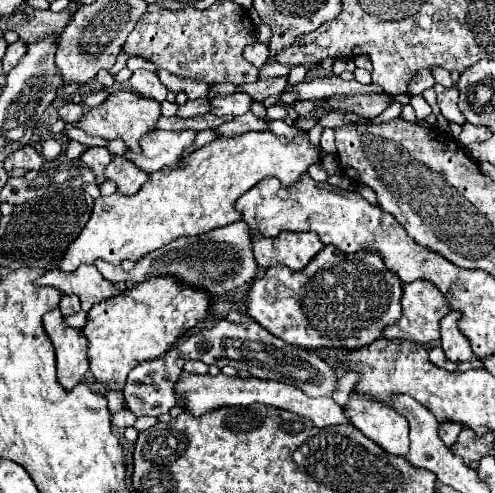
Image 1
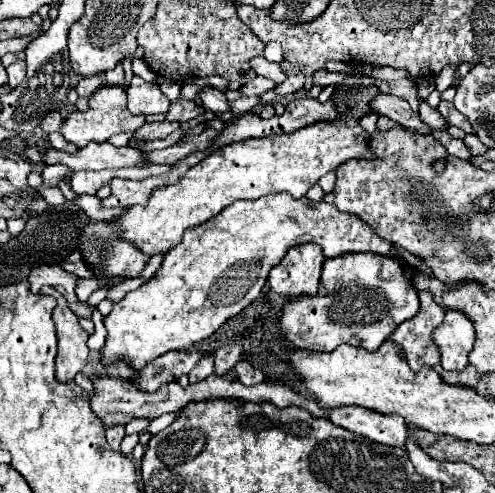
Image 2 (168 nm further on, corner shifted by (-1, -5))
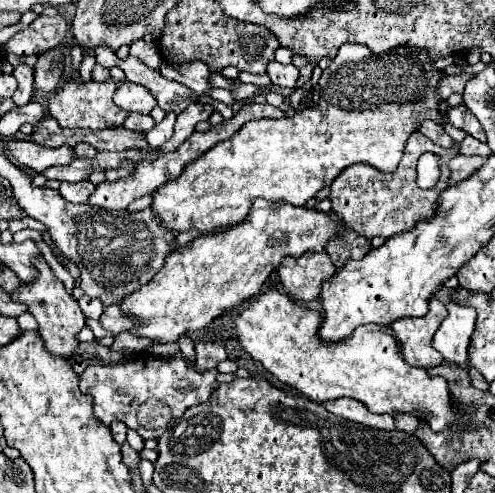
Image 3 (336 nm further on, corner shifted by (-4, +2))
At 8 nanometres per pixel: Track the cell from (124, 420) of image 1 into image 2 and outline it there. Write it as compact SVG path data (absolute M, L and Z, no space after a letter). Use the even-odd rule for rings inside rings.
M117 424L113 428L107 428L107 442L109 442L109 446L113 450L119 450L123 438L125 438L125 426L123 424Z

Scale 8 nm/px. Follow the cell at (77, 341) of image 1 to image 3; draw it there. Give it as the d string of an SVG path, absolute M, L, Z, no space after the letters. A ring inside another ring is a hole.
M42 255L34 257L32 265L36 267L38 277L30 283L20 283L20 287L12 293L12 299L28 305L30 313L36 317L36 321L40 325L40 337L44 339L46 349L52 351L54 355L68 359L68 357L72 357L74 349L78 347L76 333L86 325L86 317L84 317L82 309L78 307L78 301L70 293L66 293L62 281L54 275L54 271L50 269L50 265L44 261Z

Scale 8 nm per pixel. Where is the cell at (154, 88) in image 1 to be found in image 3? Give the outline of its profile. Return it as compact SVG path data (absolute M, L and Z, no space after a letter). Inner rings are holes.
M128 81L118 85L118 89L114 93L114 103L128 113L136 111L136 113L144 113L144 115L148 115L156 107L156 99L152 97L152 93L146 87L128 83Z

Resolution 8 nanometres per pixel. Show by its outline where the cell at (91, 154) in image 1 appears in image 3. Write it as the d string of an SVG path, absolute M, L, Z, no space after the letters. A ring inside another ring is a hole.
M80 181L80 183L60 183L58 193L70 203L86 203L88 197L94 193L94 183Z

